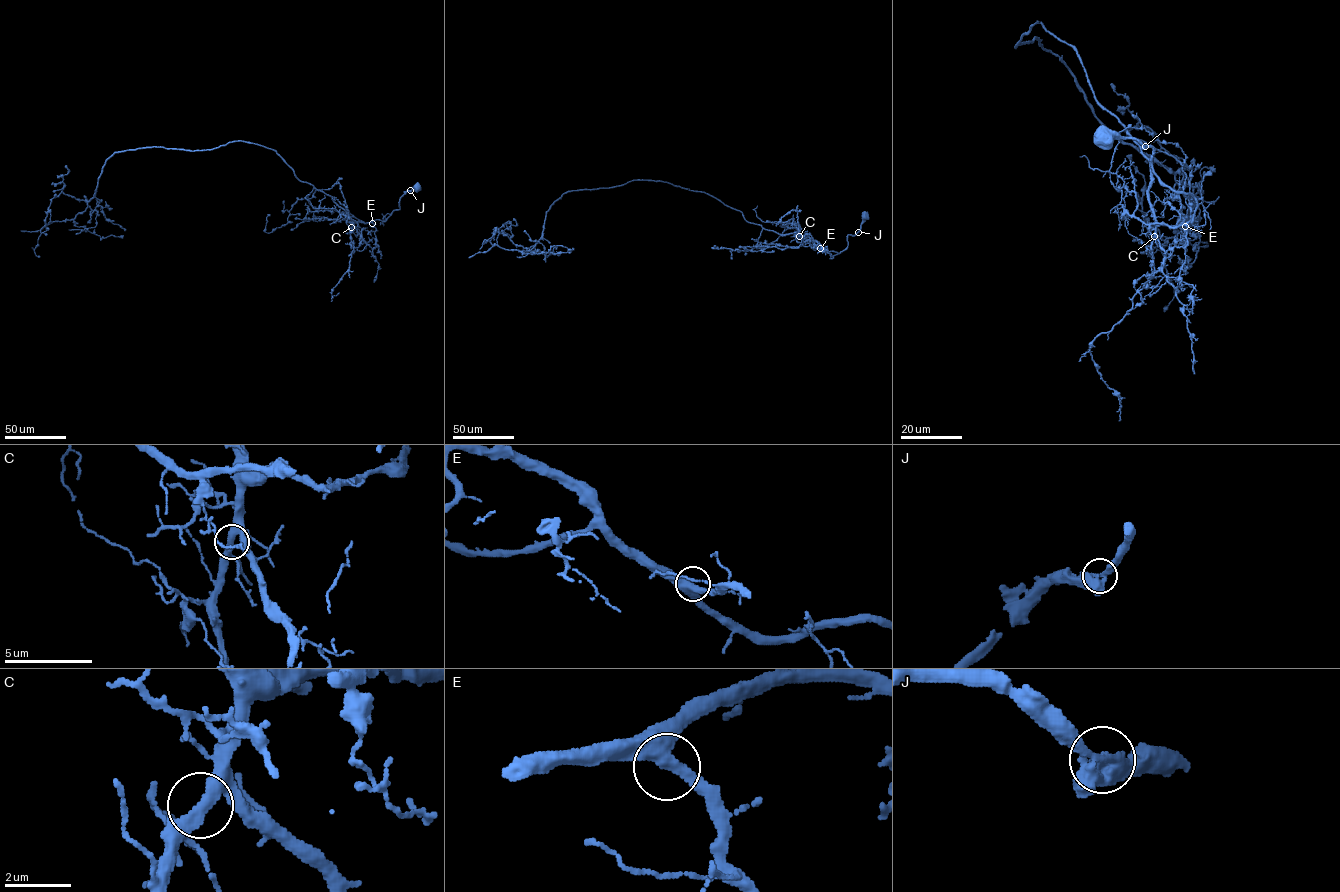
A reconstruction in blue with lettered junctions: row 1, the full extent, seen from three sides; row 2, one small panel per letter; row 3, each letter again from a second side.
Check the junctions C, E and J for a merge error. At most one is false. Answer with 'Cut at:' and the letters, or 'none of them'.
Cut at: none of them

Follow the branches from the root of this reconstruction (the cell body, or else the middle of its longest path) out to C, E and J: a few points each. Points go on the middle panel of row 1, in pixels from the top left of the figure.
C: (865, 214), (860, 229), (847, 236), (847, 246), (839, 253), (823, 252), (799, 236)
E: (865, 214), (860, 229), (847, 236), (847, 246), (840, 252), (824, 252), (820, 248)
J: (865, 214), (859, 232)

